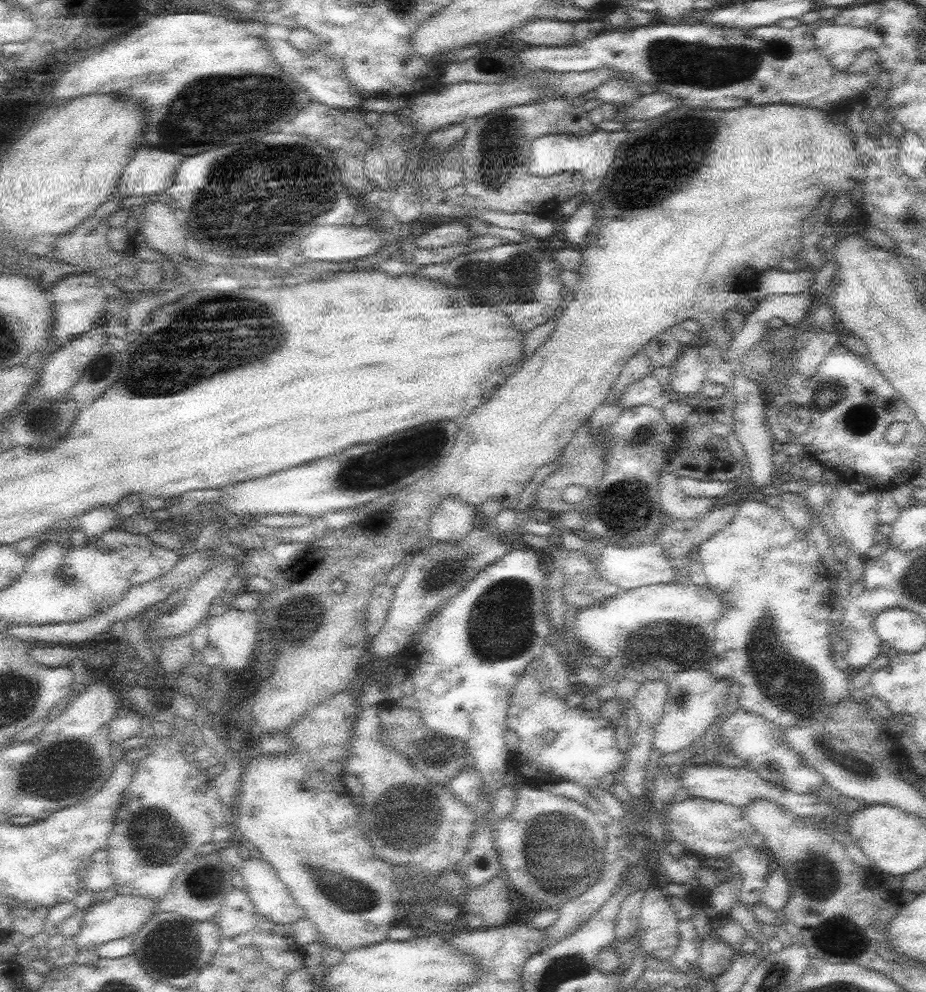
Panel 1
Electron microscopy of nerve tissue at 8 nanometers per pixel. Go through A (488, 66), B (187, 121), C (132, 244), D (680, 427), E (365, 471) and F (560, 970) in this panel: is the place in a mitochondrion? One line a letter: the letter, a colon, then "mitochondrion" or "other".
A: mitochondrion
B: mitochondrion
C: other
D: other
E: mitochondrion
F: mitochondrion

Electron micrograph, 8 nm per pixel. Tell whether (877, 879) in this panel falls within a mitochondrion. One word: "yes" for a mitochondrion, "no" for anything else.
no

